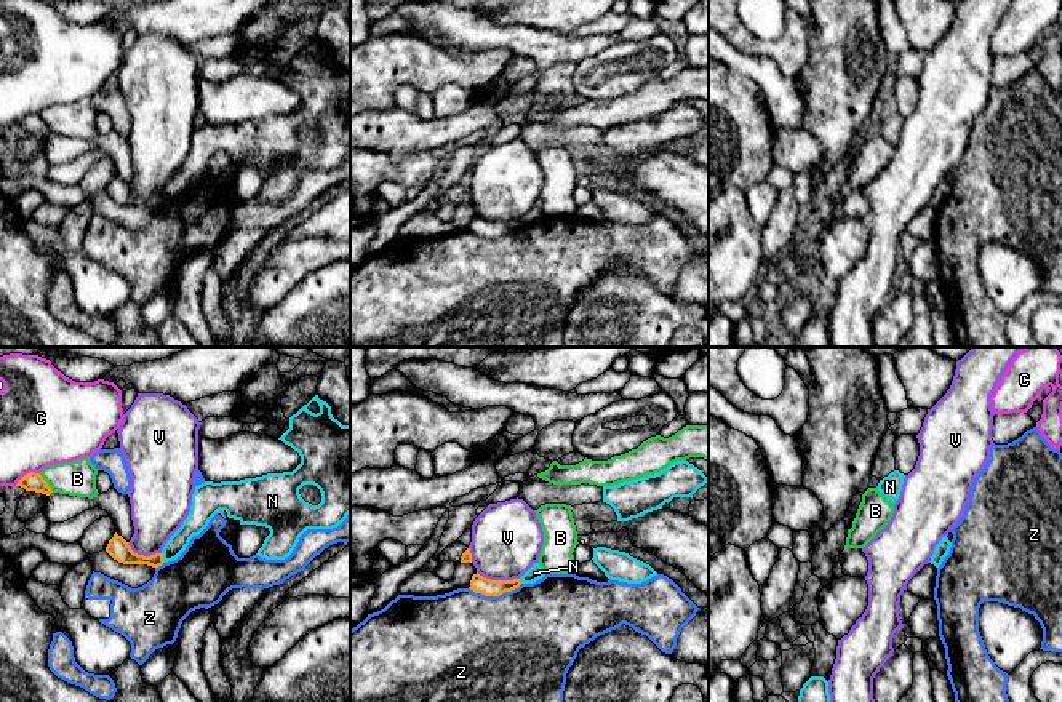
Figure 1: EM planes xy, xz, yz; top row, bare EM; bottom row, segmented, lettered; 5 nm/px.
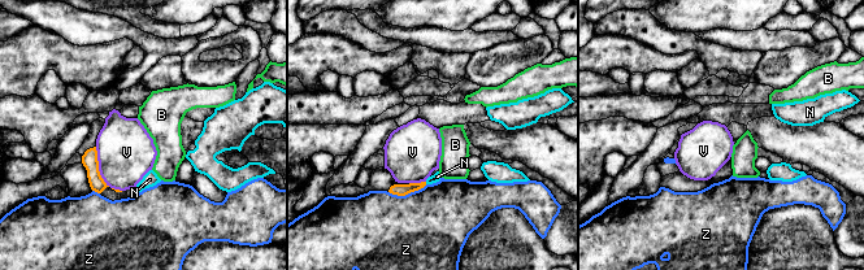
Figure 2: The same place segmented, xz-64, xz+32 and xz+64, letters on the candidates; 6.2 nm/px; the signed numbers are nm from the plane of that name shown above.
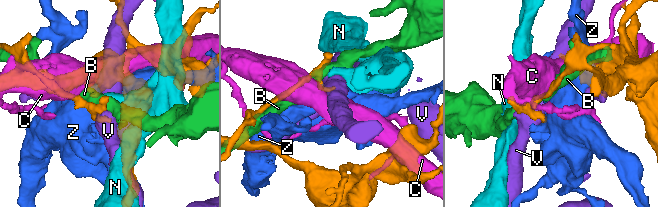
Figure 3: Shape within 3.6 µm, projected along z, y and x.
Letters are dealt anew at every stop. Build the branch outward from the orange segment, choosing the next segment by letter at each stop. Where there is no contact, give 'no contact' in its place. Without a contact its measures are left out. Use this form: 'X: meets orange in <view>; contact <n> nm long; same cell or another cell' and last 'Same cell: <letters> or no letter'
B: meets orange in xy; contact 120 nm long; another cell
C: meets orange in xy; contact 140 nm long; another cell
N: meets orange in xy; contact 60 nm long; another cell
V: meets orange in xz; contact 220 nm long; another cell
Z: meets orange in xz; contact 280 nm long; another cell
Same cell: no letter

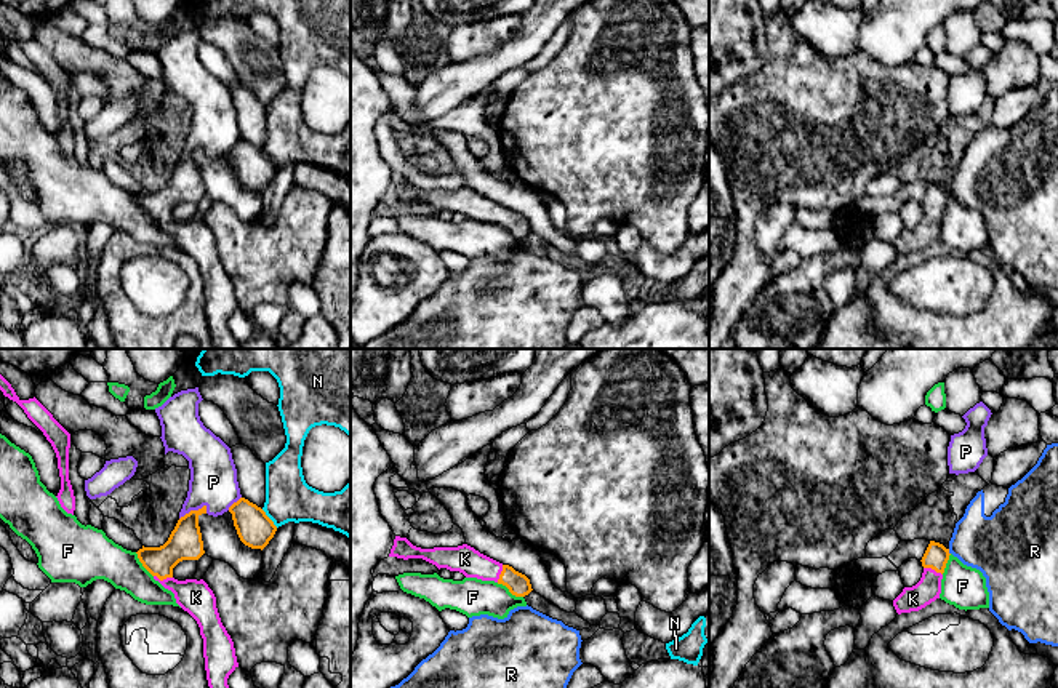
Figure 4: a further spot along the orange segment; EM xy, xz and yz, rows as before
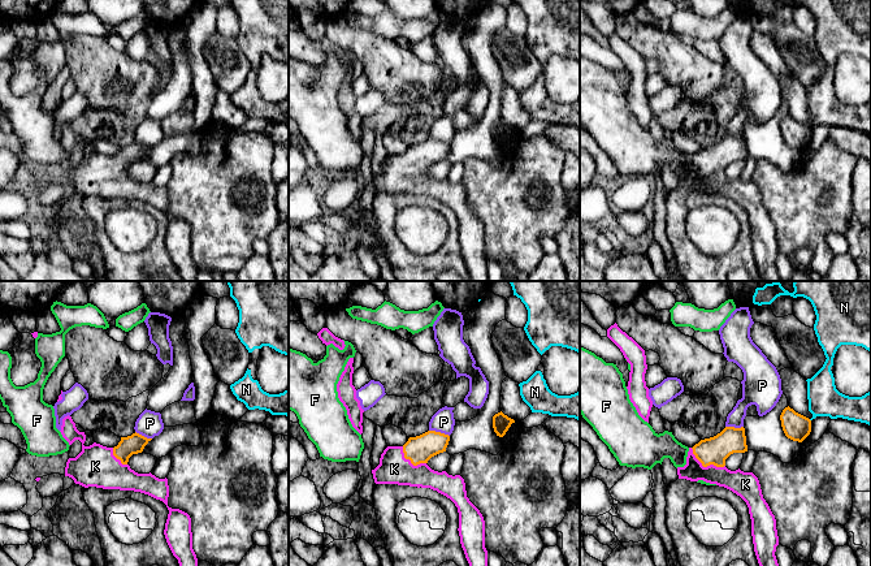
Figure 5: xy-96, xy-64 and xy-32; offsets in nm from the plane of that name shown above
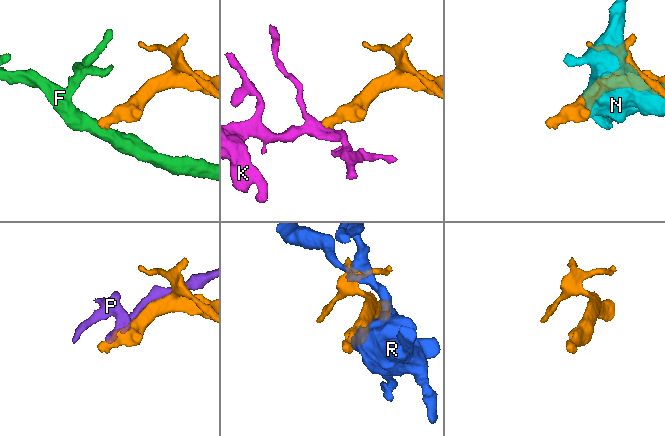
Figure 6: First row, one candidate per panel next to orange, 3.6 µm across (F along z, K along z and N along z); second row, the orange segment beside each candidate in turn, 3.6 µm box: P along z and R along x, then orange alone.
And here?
F: meets orange in xz; contact 150 nm long; another cell
K: meets orange in xy; contact 100 nm long; same cell
N: meets orange in xy; contact 130 nm long; another cell
P: meets orange in xy; contact 160 nm long; another cell
R: meets orange in yz; contact 30 nm long; another cell
Same cell: K

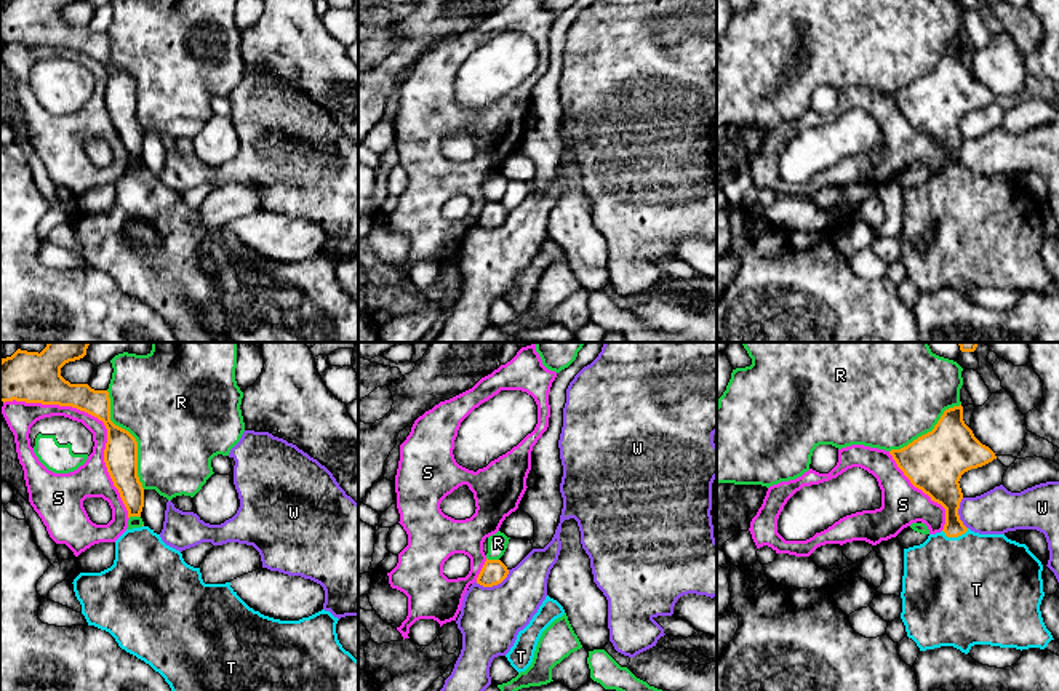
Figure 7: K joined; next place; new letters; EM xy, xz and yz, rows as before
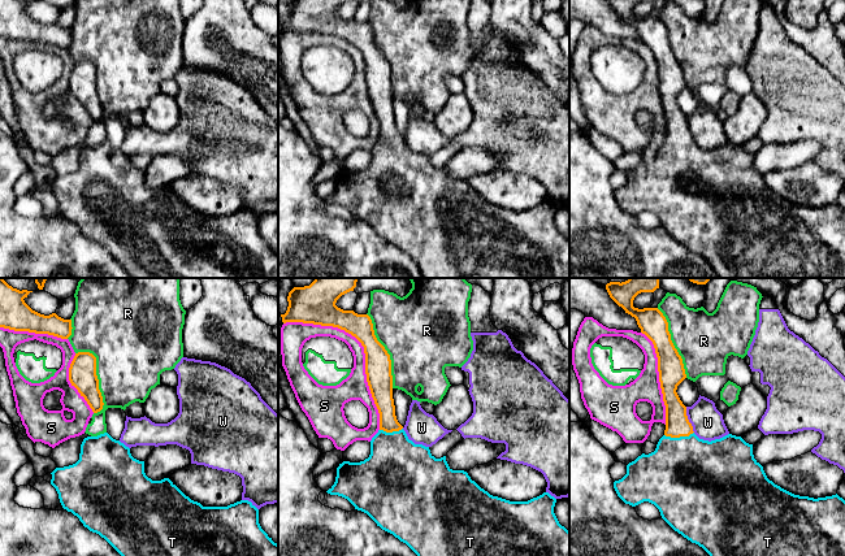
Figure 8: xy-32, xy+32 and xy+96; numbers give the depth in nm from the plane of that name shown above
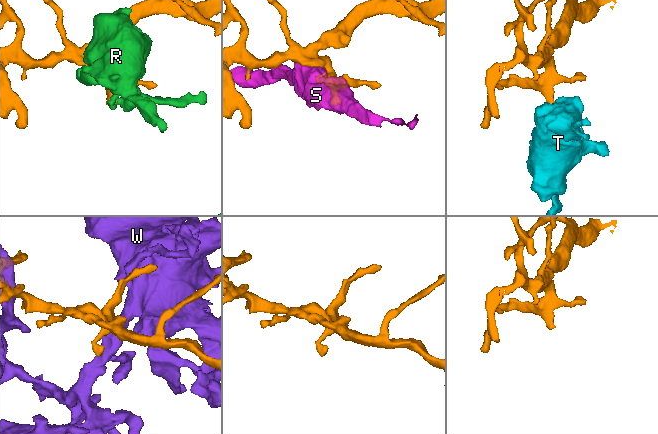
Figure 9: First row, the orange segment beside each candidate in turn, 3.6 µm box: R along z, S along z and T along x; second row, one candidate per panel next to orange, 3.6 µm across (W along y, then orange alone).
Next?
R: meets orange in xy; contact 550 nm long; another cell
S: meets orange in xy; contact 850 nm long; another cell
T: meets orange in yz; contact 140 nm long; same cell
W: meets orange in xz; contact 190 nm long; another cell
Same cell: T

